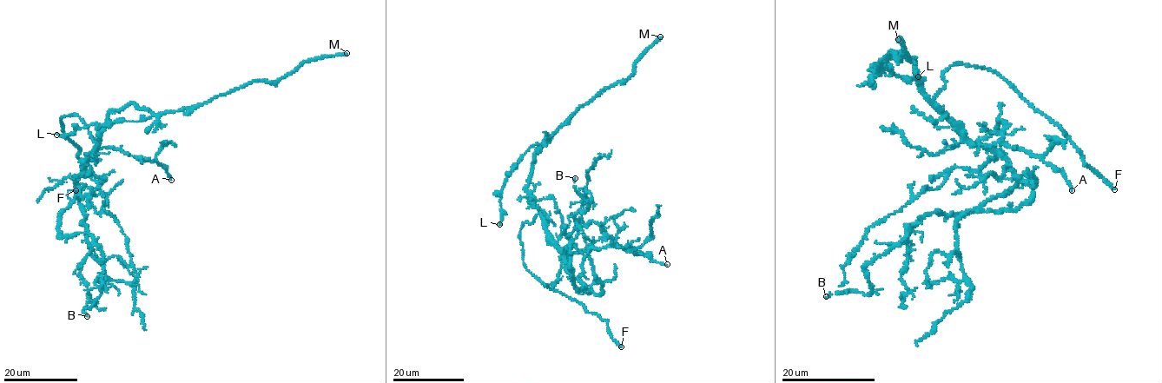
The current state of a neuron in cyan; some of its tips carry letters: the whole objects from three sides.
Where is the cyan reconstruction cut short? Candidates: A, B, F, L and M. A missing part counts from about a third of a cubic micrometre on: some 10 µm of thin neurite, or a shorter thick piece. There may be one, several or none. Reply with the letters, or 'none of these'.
F, M

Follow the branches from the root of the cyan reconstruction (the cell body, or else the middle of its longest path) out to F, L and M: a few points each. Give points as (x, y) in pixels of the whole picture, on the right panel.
F: (942, 113), (933, 102), (945, 84), (946, 70), (962, 63), (987, 68), (1063, 129), (1083, 161), (1114, 189)
L: (942, 113), (904, 53), (886, 58), (880, 69), (868, 69), (883, 66), (899, 76), (918, 76)
M: (942, 113), (923, 90), (914, 59), (896, 53), (879, 69), (892, 52), (904, 56), (898, 39)

